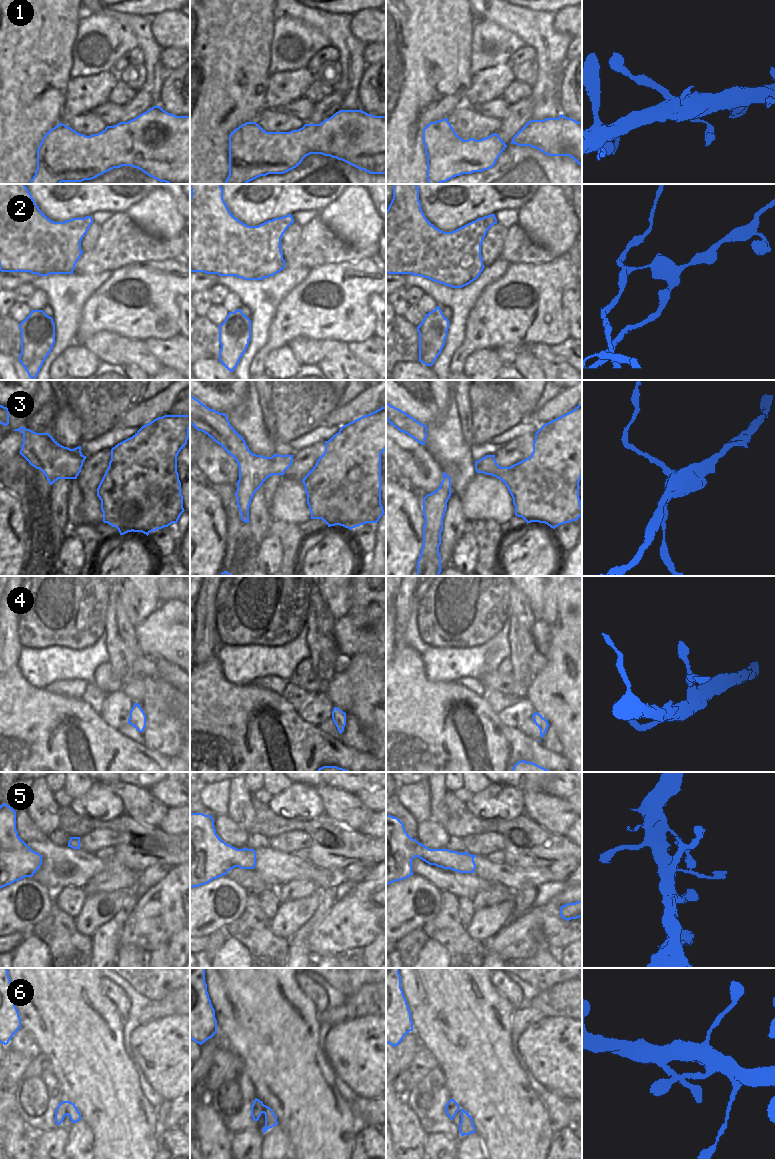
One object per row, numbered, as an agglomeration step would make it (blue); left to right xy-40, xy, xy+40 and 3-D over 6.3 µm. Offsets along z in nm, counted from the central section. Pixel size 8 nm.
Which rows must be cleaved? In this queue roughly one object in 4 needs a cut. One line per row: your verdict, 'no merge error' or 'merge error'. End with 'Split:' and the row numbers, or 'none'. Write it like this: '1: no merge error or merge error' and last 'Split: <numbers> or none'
1: no merge error
2: merge error
3: merge error
4: no merge error
5: no merge error
6: no merge error
Split: 2, 3

